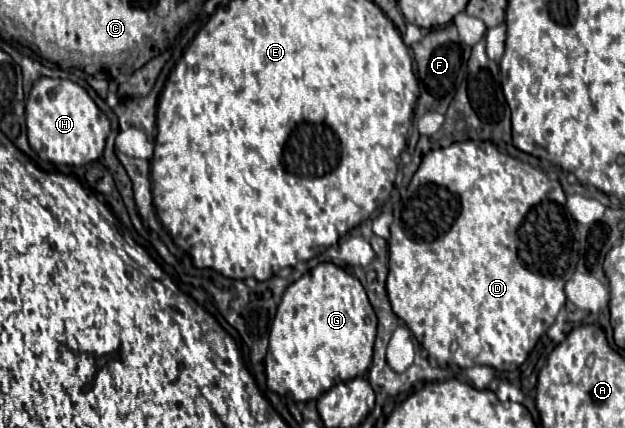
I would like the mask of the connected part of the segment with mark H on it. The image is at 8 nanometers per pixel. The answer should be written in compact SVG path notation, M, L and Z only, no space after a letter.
M37 79L27 97L25 117L29 143L45 161L55 165L87 165L103 155L109 119L99 111L89 93L69 79Z

